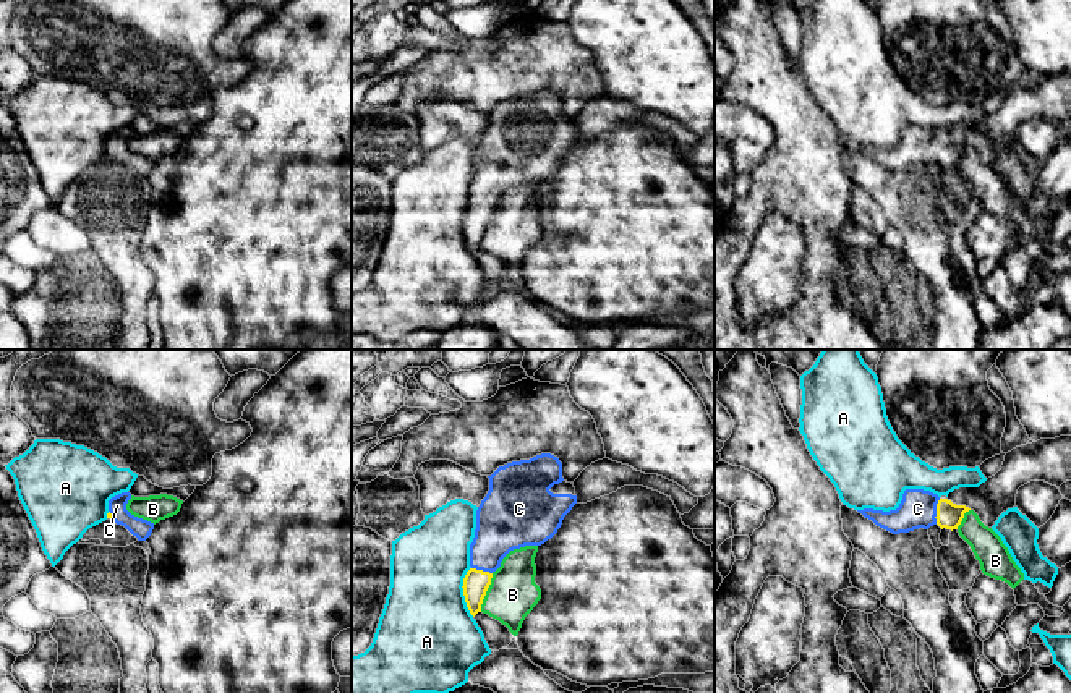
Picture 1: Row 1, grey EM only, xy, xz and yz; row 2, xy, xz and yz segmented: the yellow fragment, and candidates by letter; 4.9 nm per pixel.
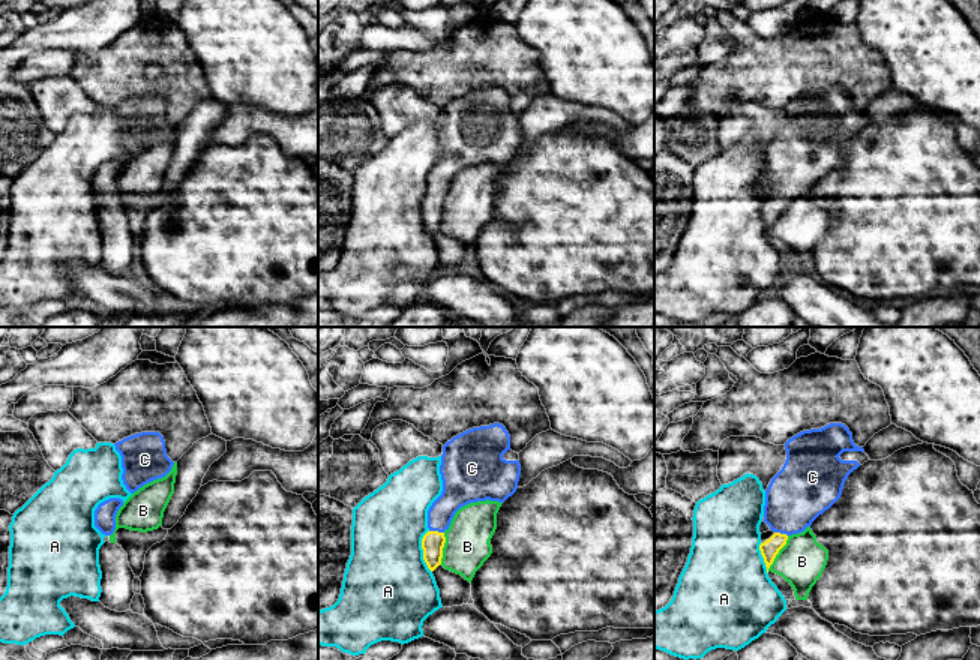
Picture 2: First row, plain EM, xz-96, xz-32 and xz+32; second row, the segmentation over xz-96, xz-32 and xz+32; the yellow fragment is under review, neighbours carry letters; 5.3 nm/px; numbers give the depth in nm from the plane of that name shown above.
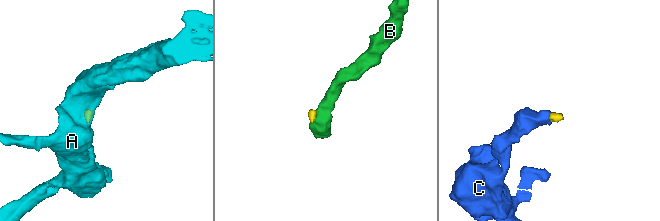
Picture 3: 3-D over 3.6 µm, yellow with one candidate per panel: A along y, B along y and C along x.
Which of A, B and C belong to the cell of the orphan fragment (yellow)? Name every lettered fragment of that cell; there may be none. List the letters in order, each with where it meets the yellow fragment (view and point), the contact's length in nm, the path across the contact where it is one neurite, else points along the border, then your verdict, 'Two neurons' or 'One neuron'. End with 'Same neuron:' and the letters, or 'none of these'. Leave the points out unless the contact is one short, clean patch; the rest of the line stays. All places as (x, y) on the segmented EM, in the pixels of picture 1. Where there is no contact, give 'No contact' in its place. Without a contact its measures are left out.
A: Touches yellow at xz (464, 591). Shared border 240 nm. Boundary: xz (470, 567), (464, 578), (462, 595), (467, 609), (473, 616). Two neurons
B: Touches yellow at xz (485, 593). Shared border 200 nm. Boundary: xz (493, 573), (480, 611). Two neurons
C: Touches yellow at yz (937, 512). Shared border 130 nm. Path across: yz (950, 515), (937, 512), (917, 509). One neuron
Same neuron: C

